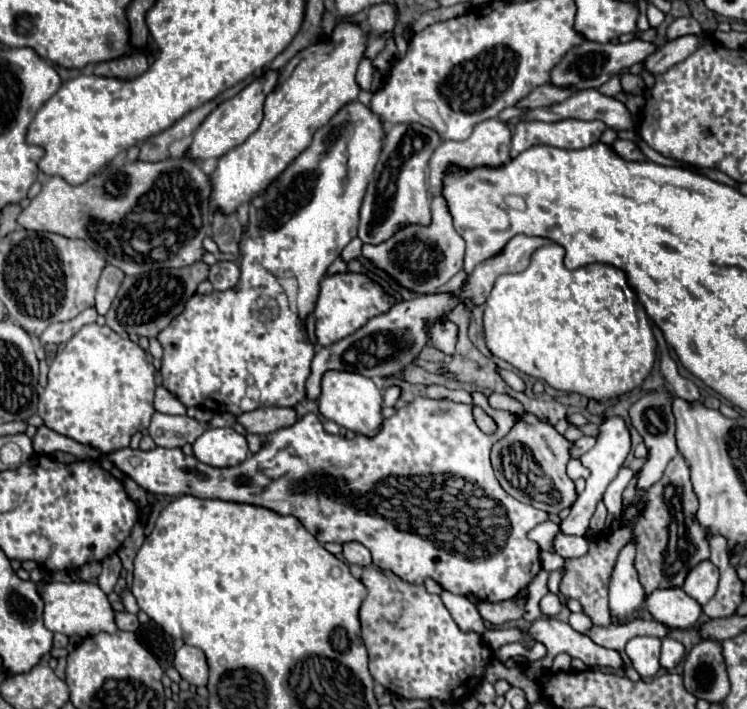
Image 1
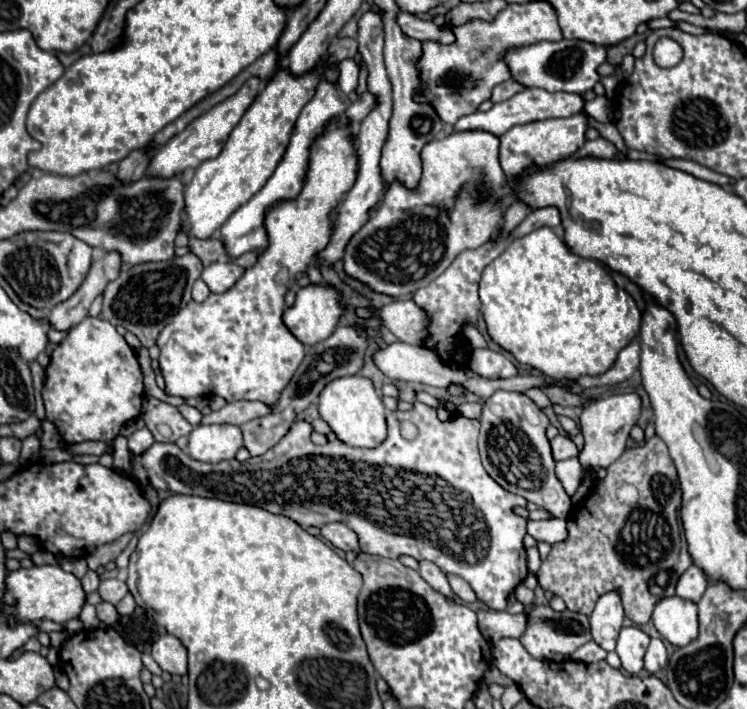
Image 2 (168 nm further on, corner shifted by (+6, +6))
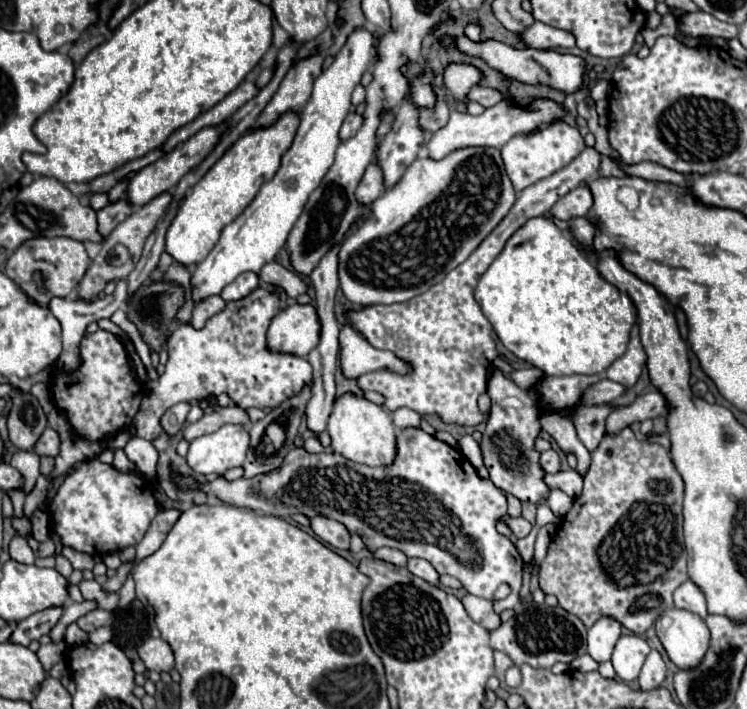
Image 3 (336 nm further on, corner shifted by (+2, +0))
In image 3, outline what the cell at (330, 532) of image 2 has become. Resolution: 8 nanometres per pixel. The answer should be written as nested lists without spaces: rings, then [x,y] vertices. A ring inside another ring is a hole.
[[[314,516],[314,518],[310,518],[310,528],[320,540],[328,542],[330,546],[334,546],[338,550],[348,550],[350,532],[340,522],[330,520],[326,516]]]

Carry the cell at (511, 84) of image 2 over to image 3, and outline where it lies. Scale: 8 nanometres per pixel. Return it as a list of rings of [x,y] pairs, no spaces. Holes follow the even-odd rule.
[[[476,86],[476,88],[472,88],[468,92],[468,98],[466,100],[478,102],[484,108],[490,108],[490,106],[494,106],[494,104],[498,104],[502,100],[502,94],[498,90],[492,90],[492,88],[480,88],[480,86]]]

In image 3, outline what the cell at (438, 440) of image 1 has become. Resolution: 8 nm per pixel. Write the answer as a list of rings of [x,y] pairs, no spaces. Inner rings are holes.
[[[406,428],[398,432],[398,454],[394,464],[370,468],[366,464],[356,464],[346,460],[336,452],[322,452],[322,454],[308,454],[304,448],[292,448],[284,458],[282,468],[278,472],[270,472],[264,476],[256,476],[252,480],[238,478],[234,482],[226,482],[224,478],[216,478],[208,484],[196,484],[192,478],[174,474],[174,480],[182,488],[202,488],[206,494],[212,494],[224,504],[260,510],[264,514],[272,514],[278,518],[290,518],[292,514],[300,512],[308,518],[312,516],[326,516],[344,524],[350,532],[356,532],[370,552],[380,546],[402,550],[406,556],[424,558],[428,560],[438,574],[450,574],[458,578],[466,592],[492,600],[496,588],[506,582],[510,584],[512,592],[508,598],[494,602],[496,614],[514,608],[520,602],[520,588],[522,588],[522,558],[516,546],[502,534],[496,532],[498,518],[506,514],[506,496],[498,490],[490,480],[482,480],[474,466],[468,462],[468,474],[460,466],[464,456],[450,448],[446,442],[432,438],[424,430]]]

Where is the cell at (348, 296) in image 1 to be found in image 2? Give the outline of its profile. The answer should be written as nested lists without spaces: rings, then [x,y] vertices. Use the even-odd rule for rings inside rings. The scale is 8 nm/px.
[[[308,284],[308,286],[298,290],[294,306],[284,312],[284,324],[304,346],[312,346],[312,344],[318,344],[318,342],[326,340],[336,330],[336,326],[342,318],[342,312],[344,312],[342,292],[336,290],[336,286]]]

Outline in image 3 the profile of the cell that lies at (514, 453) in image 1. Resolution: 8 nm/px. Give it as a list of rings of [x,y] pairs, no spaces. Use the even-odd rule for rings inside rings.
[[[492,368],[488,394],[492,398],[492,412],[482,434],[482,456],[492,484],[522,502],[536,504],[542,498],[548,498],[550,488],[542,482],[544,470],[538,464],[540,454],[534,450],[534,442],[540,432],[540,410],[536,408],[536,400],[528,396],[526,390],[518,388],[498,368]]]

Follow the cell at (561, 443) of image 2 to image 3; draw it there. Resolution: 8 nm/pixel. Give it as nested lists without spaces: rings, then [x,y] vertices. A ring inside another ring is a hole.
[[[546,450],[540,454],[540,468],[554,474],[560,470],[560,456],[554,450]]]

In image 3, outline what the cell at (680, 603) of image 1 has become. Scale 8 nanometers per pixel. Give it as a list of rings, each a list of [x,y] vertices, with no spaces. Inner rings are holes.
[[[670,608],[656,620],[656,634],[678,670],[700,666],[708,644],[710,630],[706,622],[686,610]]]

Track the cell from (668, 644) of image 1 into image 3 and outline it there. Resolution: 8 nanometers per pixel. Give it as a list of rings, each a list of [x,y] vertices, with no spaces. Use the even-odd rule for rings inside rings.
[[[652,650],[642,666],[640,676],[638,676],[640,690],[654,690],[664,682],[664,678],[666,678],[666,664],[660,658],[660,654],[656,650]]]

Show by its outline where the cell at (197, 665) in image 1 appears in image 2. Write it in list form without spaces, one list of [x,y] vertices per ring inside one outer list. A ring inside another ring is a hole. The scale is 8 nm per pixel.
[[[172,634],[160,636],[158,642],[154,642],[154,646],[152,646],[152,658],[160,664],[160,668],[164,672],[178,674],[178,676],[188,674],[188,650]]]

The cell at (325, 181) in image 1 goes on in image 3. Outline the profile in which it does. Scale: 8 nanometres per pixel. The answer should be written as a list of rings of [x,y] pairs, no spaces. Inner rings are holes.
[[[256,288],[250,296],[228,302],[226,308],[212,316],[202,330],[194,330],[190,324],[180,324],[168,338],[168,362],[164,366],[164,372],[158,380],[150,382],[148,394],[144,402],[140,404],[140,410],[134,418],[134,432],[136,436],[144,440],[156,440],[162,432],[160,418],[164,416],[164,410],[172,408],[178,402],[192,402],[192,400],[206,400],[214,398],[222,392],[230,396],[234,404],[240,408],[260,408],[260,410],[272,410],[284,402],[284,398],[292,398],[300,394],[300,390],[312,382],[312,366],[306,358],[290,356],[290,354],[276,354],[266,348],[266,330],[270,326],[270,320],[278,314],[278,292],[276,290],[264,290]]]

